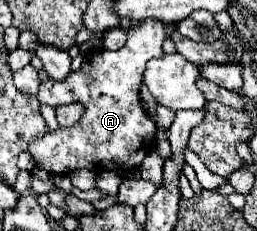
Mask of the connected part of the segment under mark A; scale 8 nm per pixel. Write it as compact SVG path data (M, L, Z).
M145 19L131 27L125 47L117 51L95 51L93 55L85 57L81 69L71 71L63 81L49 77L41 83L37 93L41 105L59 107L69 103L83 103L85 117L81 117L73 127L61 127L29 143L29 153L33 155L33 161L39 169L45 169L53 175L65 175L77 169L131 171L141 167L145 155L149 155L149 149L153 147L157 127L141 105L139 87L147 61L163 55L165 37L165 23L157 19Z

